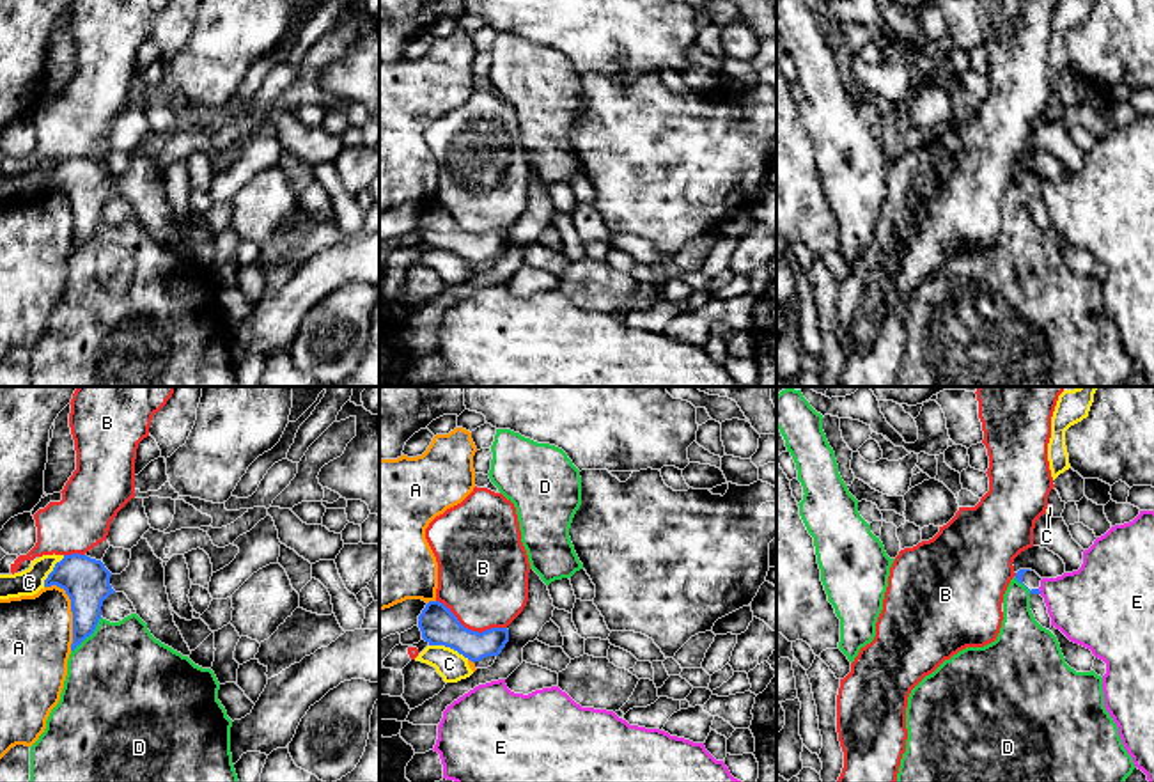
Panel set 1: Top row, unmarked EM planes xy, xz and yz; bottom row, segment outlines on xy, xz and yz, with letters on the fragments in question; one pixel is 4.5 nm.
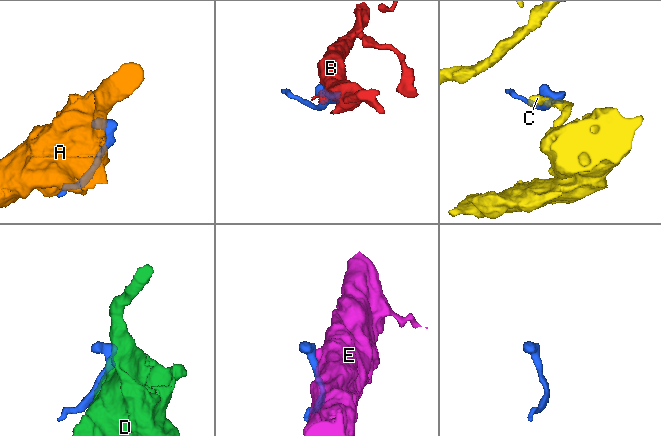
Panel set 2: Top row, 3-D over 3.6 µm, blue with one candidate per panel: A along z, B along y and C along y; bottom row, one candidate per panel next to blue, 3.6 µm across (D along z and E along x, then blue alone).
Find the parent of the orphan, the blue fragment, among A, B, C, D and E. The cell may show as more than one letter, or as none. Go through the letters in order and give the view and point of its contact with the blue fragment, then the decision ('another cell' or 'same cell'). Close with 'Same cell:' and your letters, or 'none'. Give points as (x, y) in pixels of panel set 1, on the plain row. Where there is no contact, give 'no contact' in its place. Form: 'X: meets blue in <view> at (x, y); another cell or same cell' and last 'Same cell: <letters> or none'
A: meets blue in xy at (71, 213); another cell
B: meets blue in xz at (470, 233); another cell
C: meets blue in xz at (449, 249); another cell
D: meets blue in xy at (89, 238); another cell
E: meets blue in yz at (1039, 194); another cell
Same cell: none

